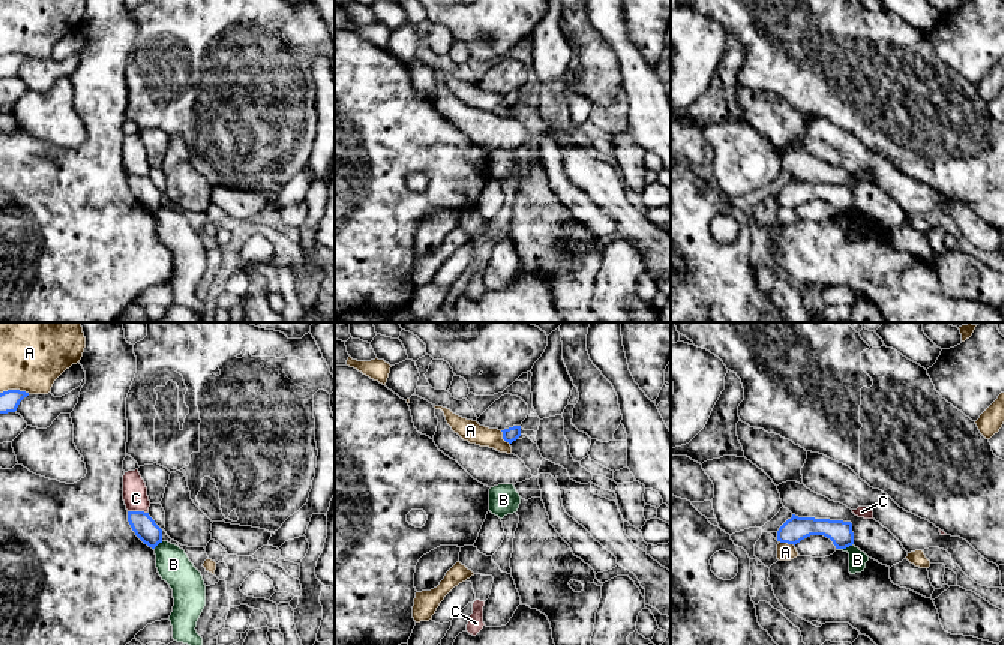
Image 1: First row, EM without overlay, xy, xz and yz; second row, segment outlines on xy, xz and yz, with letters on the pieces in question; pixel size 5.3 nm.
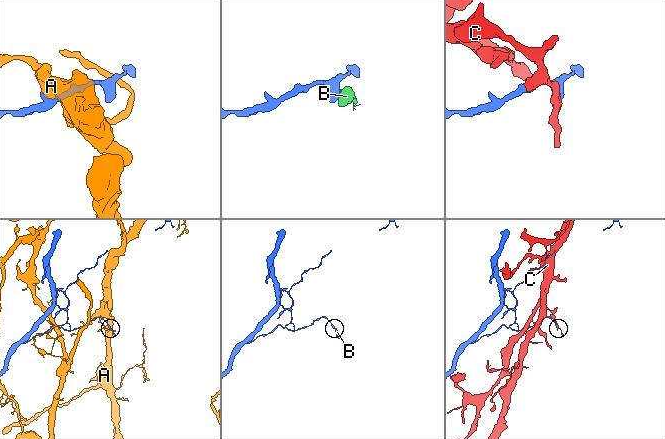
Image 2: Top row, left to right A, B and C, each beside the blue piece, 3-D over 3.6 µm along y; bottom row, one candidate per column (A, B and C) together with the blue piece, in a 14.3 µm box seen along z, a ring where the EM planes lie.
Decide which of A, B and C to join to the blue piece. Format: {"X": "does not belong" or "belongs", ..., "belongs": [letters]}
{"A": "does not belong", "B": "does not belong", "C": "does not belong", "belongs": []}

